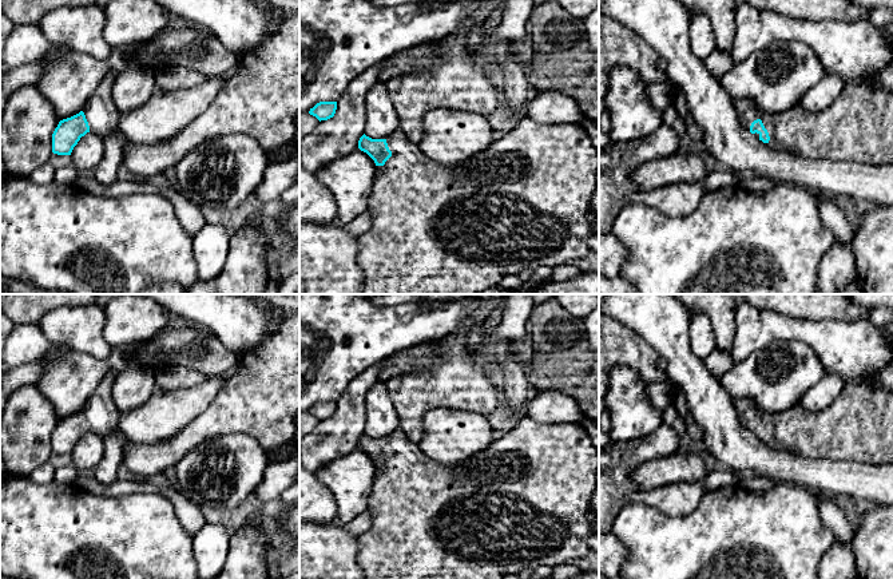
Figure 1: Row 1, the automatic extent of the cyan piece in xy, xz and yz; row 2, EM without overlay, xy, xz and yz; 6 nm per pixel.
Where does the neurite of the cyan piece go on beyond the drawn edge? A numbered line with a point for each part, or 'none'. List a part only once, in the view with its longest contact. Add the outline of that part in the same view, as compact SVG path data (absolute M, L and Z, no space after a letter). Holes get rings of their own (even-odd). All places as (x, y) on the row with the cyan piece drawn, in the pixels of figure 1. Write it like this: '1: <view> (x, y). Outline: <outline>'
1: yz (857, 127). Outline: M849 83L829 107L818 112L795 107L769 114L743 99L734 100L734 107L741 124L749 131L754 120L762 120L770 136L765 144L774 152L813 160L893 164L893 92Z

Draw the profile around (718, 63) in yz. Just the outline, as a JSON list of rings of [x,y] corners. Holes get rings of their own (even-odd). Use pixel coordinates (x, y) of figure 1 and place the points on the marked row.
[[[715,49],[706,60],[705,64],[710,74],[721,80],[722,76],[734,66],[731,53]]]

